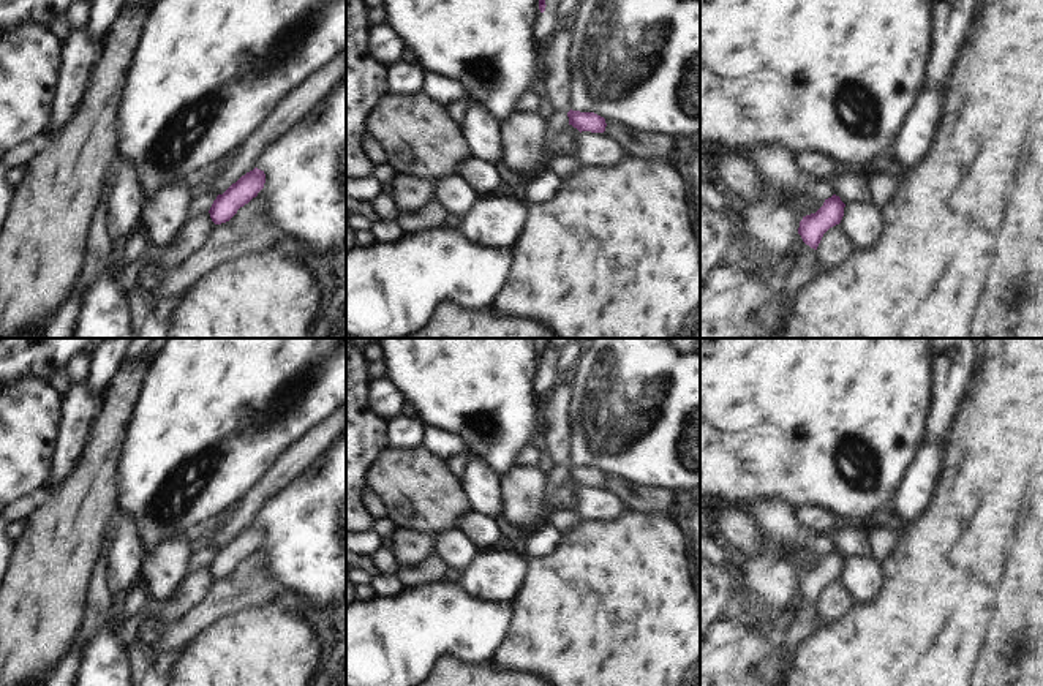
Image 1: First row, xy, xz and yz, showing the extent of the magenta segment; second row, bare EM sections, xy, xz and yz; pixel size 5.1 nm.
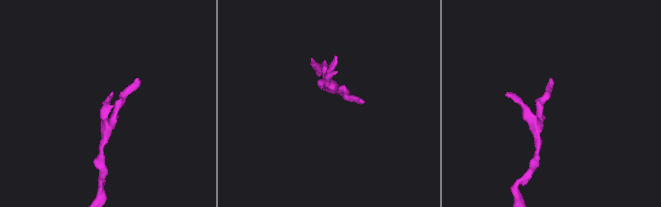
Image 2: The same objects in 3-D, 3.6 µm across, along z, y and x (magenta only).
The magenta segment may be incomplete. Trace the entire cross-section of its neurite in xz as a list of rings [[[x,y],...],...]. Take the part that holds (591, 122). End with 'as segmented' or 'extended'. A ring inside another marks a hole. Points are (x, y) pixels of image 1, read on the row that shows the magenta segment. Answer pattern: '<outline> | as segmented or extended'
[[[569,111],[569,125],[582,131],[591,131],[591,133],[604,133],[605,131],[605,119],[594,114],[594,112],[580,112],[580,111]]] | as segmented

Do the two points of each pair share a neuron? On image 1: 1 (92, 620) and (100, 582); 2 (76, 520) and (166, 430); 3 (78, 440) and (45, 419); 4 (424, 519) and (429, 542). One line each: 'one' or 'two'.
1: one
2: two
3: two
4: two

